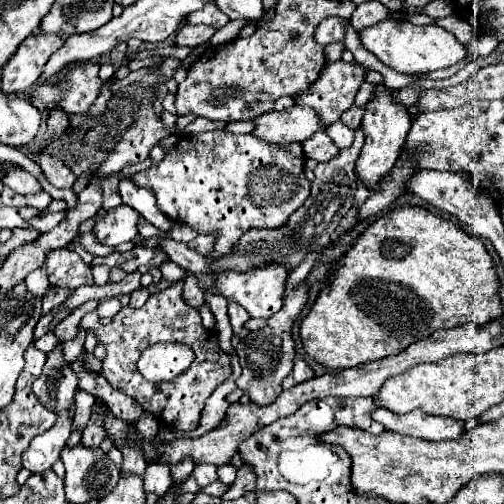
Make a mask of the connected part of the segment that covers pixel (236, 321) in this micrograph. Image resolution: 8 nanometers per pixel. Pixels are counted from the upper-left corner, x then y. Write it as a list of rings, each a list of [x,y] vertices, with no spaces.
[[[228,301],[228,315],[230,315],[230,323],[232,323],[234,333],[238,335],[240,329],[242,329],[242,325],[244,325],[250,317],[248,317],[248,313],[244,311],[244,307],[240,307],[238,303],[232,303],[232,301]]]

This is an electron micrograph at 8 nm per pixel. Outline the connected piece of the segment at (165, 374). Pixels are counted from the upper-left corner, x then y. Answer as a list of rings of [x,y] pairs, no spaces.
[[[160,343],[148,347],[138,359],[138,371],[152,383],[172,381],[194,361],[190,347],[180,343]]]

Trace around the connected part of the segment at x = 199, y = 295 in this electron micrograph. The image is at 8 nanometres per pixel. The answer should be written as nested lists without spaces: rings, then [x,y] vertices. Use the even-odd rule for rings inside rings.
[[[188,273],[186,275],[186,287],[184,287],[184,301],[194,307],[194,309],[200,309],[204,303],[204,291],[202,287],[198,287],[198,277],[194,273]]]

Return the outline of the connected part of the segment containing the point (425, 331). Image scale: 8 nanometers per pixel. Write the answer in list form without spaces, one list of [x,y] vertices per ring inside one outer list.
[[[404,205],[376,219],[358,235],[354,245],[340,257],[328,286],[300,323],[306,353],[328,369],[348,369],[368,361],[400,353],[414,341],[430,337],[436,329],[452,329],[466,323],[484,325],[502,315],[498,277],[486,247],[456,223],[442,219],[426,207]]]

